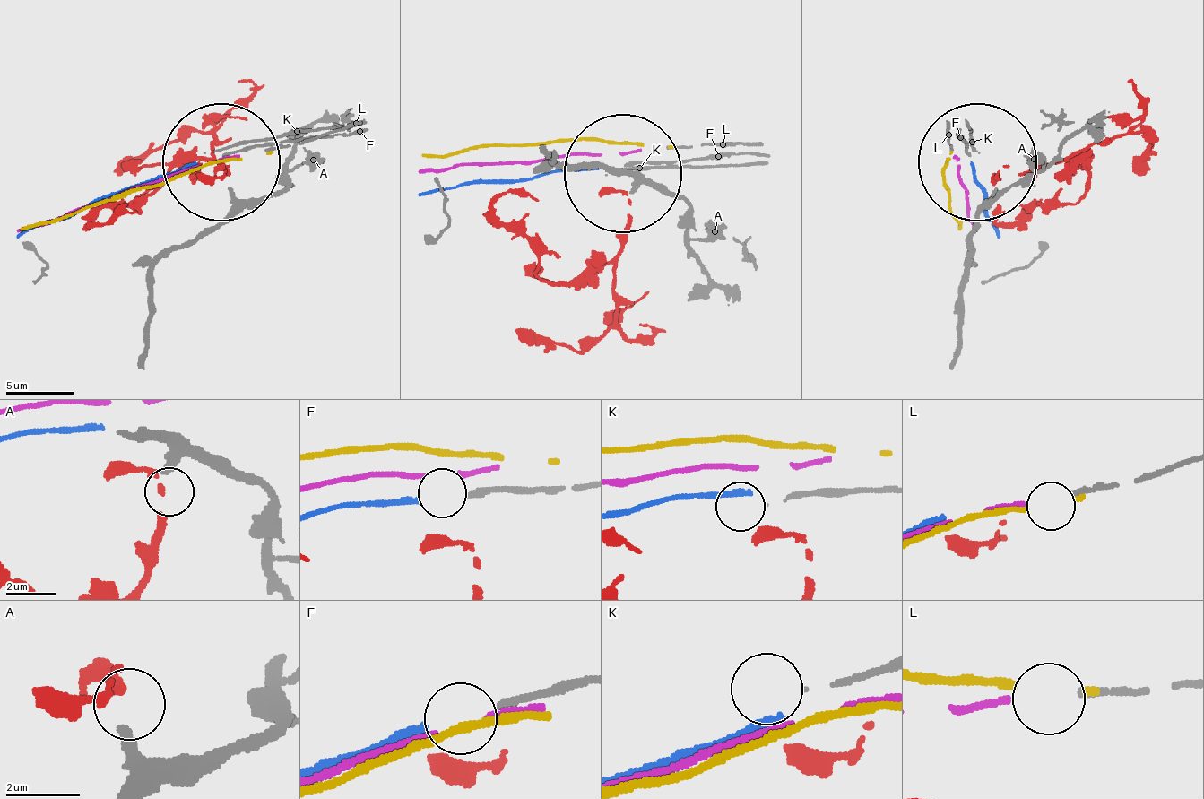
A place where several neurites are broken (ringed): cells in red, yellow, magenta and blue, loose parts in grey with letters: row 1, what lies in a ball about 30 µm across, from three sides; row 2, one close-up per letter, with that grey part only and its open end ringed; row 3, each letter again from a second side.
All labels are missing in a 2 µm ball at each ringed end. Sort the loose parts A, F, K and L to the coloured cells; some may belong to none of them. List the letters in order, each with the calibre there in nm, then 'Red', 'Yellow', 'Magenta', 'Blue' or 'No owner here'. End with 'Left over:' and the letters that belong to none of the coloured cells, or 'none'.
A: Thickness 320 nm. Red
F: Thickness 200 nm. Blue
K: Thickness 60 nm. No owner here
L: Thickness 200 nm. Magenta
Left over: K

